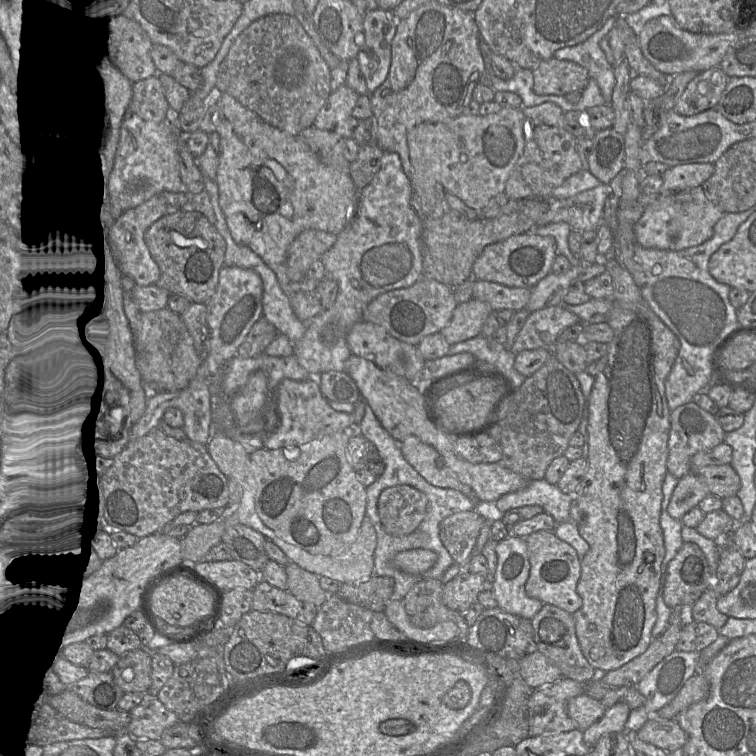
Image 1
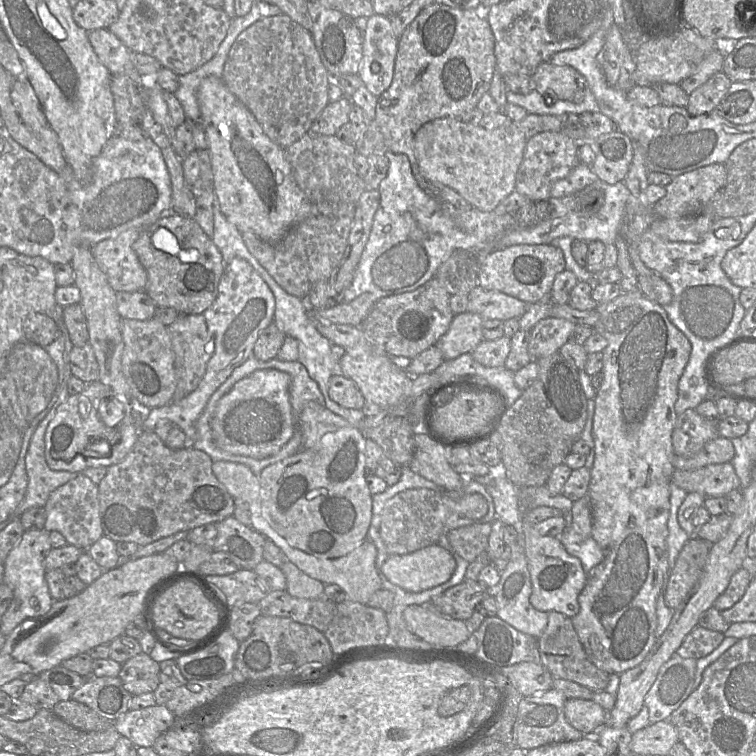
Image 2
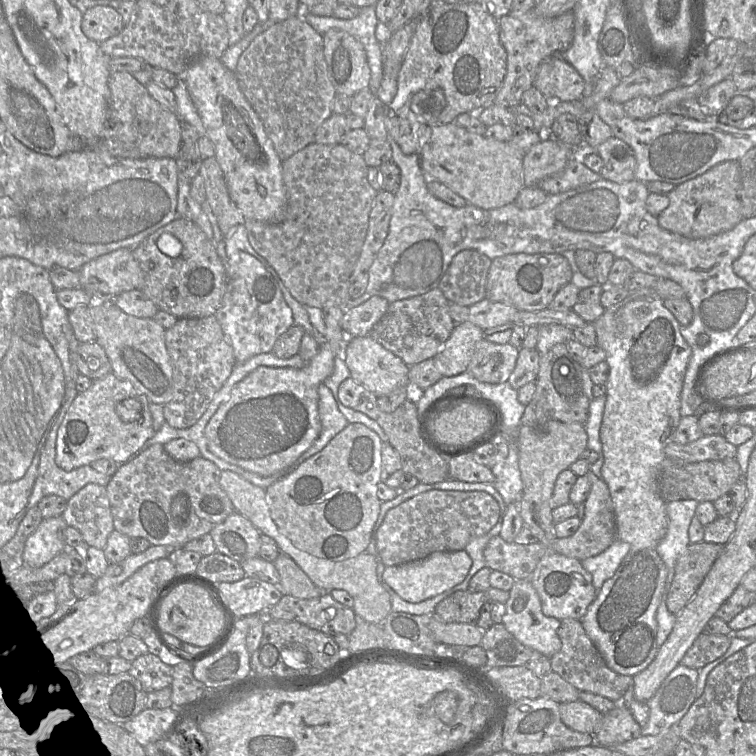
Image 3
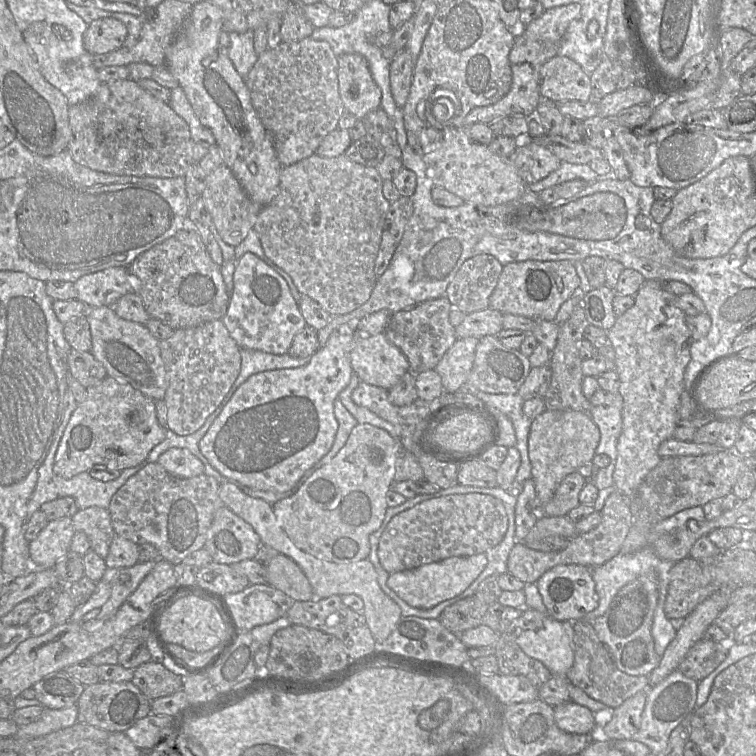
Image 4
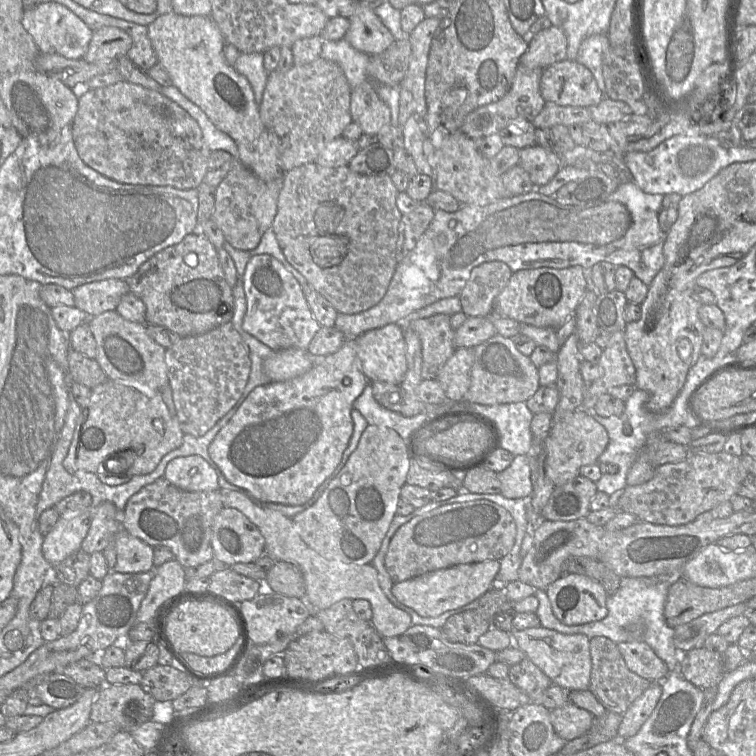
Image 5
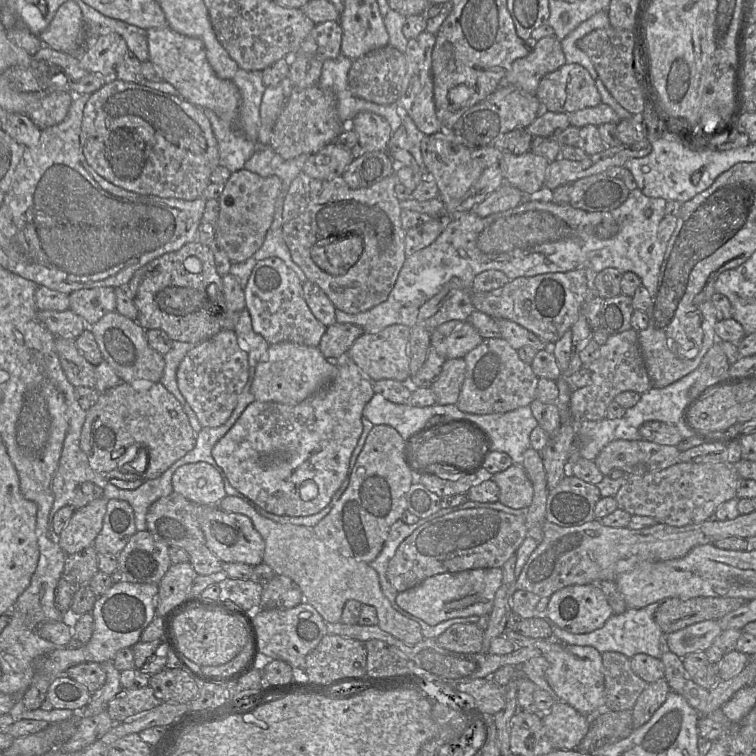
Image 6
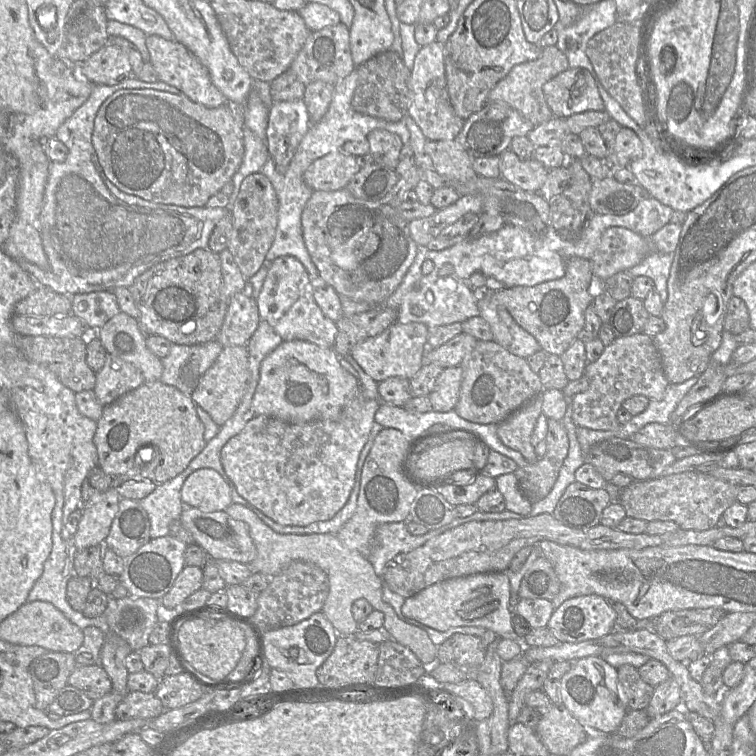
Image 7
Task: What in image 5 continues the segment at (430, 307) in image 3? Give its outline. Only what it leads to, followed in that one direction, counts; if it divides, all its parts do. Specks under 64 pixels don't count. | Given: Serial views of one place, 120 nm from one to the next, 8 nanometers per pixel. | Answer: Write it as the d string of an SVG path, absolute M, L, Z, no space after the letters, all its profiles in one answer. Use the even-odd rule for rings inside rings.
M434 314L405 322L403 327L411 328L420 339L422 379L436 379L439 370L456 349L454 344L455 330L450 326L450 316Z

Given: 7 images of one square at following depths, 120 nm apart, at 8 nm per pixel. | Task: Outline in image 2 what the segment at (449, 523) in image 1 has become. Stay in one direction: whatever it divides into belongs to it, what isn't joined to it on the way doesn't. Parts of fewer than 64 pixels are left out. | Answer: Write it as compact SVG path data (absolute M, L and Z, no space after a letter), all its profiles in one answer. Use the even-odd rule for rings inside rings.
M474 522L447 532L447 539L455 553L471 563L486 554L492 523Z

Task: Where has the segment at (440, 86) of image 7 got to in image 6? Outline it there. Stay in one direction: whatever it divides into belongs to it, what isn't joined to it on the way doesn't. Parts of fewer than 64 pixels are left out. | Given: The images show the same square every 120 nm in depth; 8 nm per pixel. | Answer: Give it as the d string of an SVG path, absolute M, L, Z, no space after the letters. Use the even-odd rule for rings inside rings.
M426 30L420 33L417 37L408 41L408 45L404 53L407 62L404 93L399 100L399 105L414 121L417 128L426 136L438 133L443 129L442 124L437 117L434 102L432 52L435 43L436 35L429 33Z

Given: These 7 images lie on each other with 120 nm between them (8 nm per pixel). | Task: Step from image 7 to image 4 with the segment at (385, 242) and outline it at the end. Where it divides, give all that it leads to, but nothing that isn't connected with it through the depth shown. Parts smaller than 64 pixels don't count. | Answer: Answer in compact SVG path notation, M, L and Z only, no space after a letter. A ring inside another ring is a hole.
M313 154L308 158L281 168L279 193L268 205L262 207L253 226L265 255L289 274L301 294L312 298L331 316L348 314L367 302L379 278L375 274L375 261L386 214L391 204L383 196L383 181L375 168L357 164L349 160L344 154L334 158L325 158Z

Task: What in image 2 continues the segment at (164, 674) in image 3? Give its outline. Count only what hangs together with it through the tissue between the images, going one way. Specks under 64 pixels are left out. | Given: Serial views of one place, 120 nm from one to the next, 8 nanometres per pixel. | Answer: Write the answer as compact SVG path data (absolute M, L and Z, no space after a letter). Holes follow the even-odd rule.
M141 652L121 665L118 677L132 696L153 693L159 685L159 663Z

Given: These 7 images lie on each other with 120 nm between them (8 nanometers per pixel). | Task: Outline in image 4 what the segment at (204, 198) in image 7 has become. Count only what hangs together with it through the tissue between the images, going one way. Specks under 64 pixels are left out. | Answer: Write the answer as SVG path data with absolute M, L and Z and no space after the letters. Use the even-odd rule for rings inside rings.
M132 79L101 83L89 99L69 108L70 139L68 151L74 161L92 170L113 175L137 177L184 177L195 164L188 124L169 104L155 98Z

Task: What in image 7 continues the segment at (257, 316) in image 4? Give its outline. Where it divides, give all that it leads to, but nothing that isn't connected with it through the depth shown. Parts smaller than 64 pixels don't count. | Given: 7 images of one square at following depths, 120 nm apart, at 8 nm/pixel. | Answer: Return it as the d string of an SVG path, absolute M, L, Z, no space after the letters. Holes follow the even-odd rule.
M285 255L268 264L267 275L256 298L260 319L266 321L283 339L304 340L323 348L333 348L336 322L327 318L313 298L309 275L295 257Z

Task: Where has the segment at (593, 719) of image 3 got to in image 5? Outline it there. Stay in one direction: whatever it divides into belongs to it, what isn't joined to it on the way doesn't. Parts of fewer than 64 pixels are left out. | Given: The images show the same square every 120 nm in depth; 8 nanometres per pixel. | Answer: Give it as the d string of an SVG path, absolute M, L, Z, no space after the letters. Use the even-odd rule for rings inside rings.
M568 702L550 711L550 721L555 733L567 742L582 736L590 729L593 715Z

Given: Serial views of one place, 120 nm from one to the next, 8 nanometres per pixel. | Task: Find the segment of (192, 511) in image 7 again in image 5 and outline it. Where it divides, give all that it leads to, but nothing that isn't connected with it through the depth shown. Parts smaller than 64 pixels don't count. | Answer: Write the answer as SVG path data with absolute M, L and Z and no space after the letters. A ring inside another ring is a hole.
M223 507L212 525L214 559L224 566L255 562L265 553L265 539L239 510Z

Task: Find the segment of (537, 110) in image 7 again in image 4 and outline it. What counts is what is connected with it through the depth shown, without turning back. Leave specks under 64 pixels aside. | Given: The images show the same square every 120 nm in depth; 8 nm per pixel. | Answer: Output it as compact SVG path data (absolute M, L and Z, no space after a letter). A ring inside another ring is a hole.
M577 3L544 10L540 17L523 28L523 34L531 41L559 43L569 23L579 15L580 5Z

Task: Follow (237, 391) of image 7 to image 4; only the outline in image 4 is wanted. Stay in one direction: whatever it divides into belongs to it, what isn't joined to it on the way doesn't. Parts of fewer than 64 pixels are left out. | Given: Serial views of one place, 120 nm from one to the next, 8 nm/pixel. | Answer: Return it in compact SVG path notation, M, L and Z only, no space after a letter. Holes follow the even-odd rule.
M213 320L205 324L176 329L167 339L160 341L161 357L167 372L167 427L178 435L190 435L196 432L223 401L237 379L241 369L240 348L230 336L222 320Z

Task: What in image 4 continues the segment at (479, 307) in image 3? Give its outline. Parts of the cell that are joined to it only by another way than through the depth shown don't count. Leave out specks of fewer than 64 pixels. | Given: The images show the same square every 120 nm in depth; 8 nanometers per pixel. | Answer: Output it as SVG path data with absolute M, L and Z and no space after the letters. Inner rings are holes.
M487 309L466 314L463 321L455 327L456 338L474 337L480 339L484 336L496 336L502 328L503 314L495 309Z

